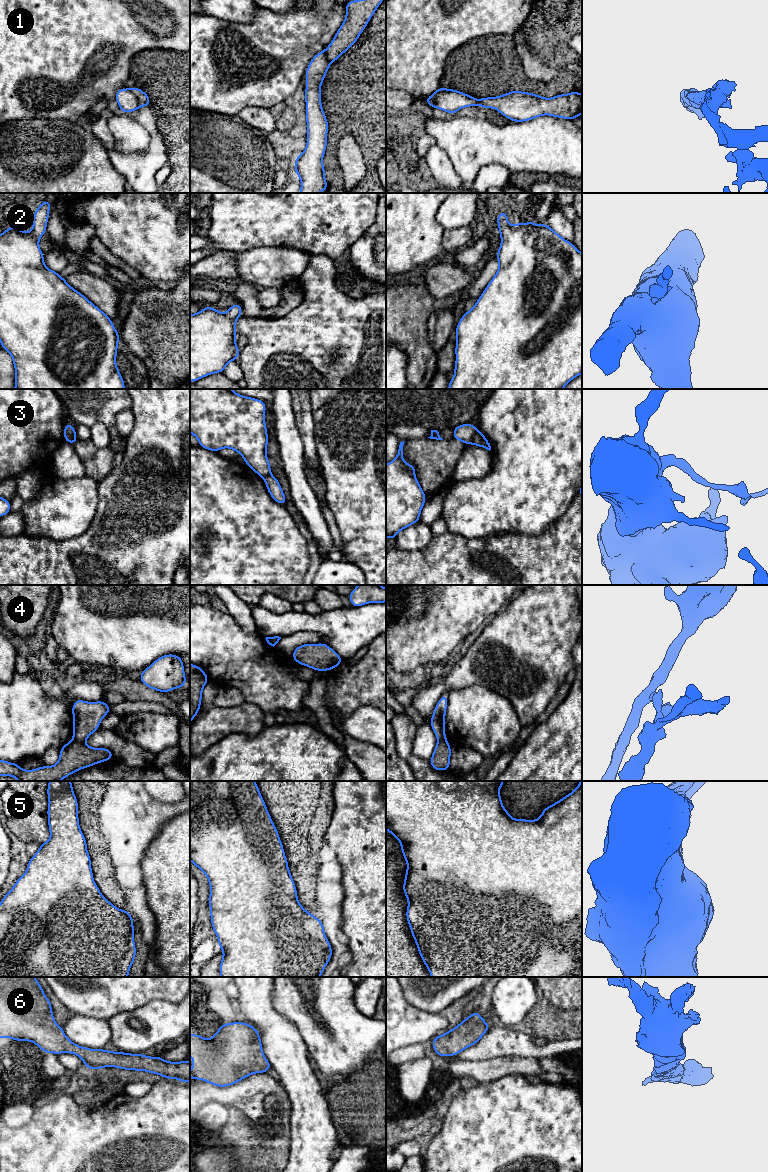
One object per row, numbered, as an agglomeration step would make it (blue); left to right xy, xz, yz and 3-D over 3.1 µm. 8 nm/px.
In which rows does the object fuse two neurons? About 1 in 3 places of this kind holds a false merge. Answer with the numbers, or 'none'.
1, 3, 4

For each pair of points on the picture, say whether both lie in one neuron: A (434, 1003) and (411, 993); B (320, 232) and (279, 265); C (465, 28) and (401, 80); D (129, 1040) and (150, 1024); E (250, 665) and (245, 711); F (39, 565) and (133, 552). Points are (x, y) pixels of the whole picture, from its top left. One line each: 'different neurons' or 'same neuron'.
A: same neuron
B: different neurons
C: same neuron
D: same neuron
E: different neurons
F: same neuron

